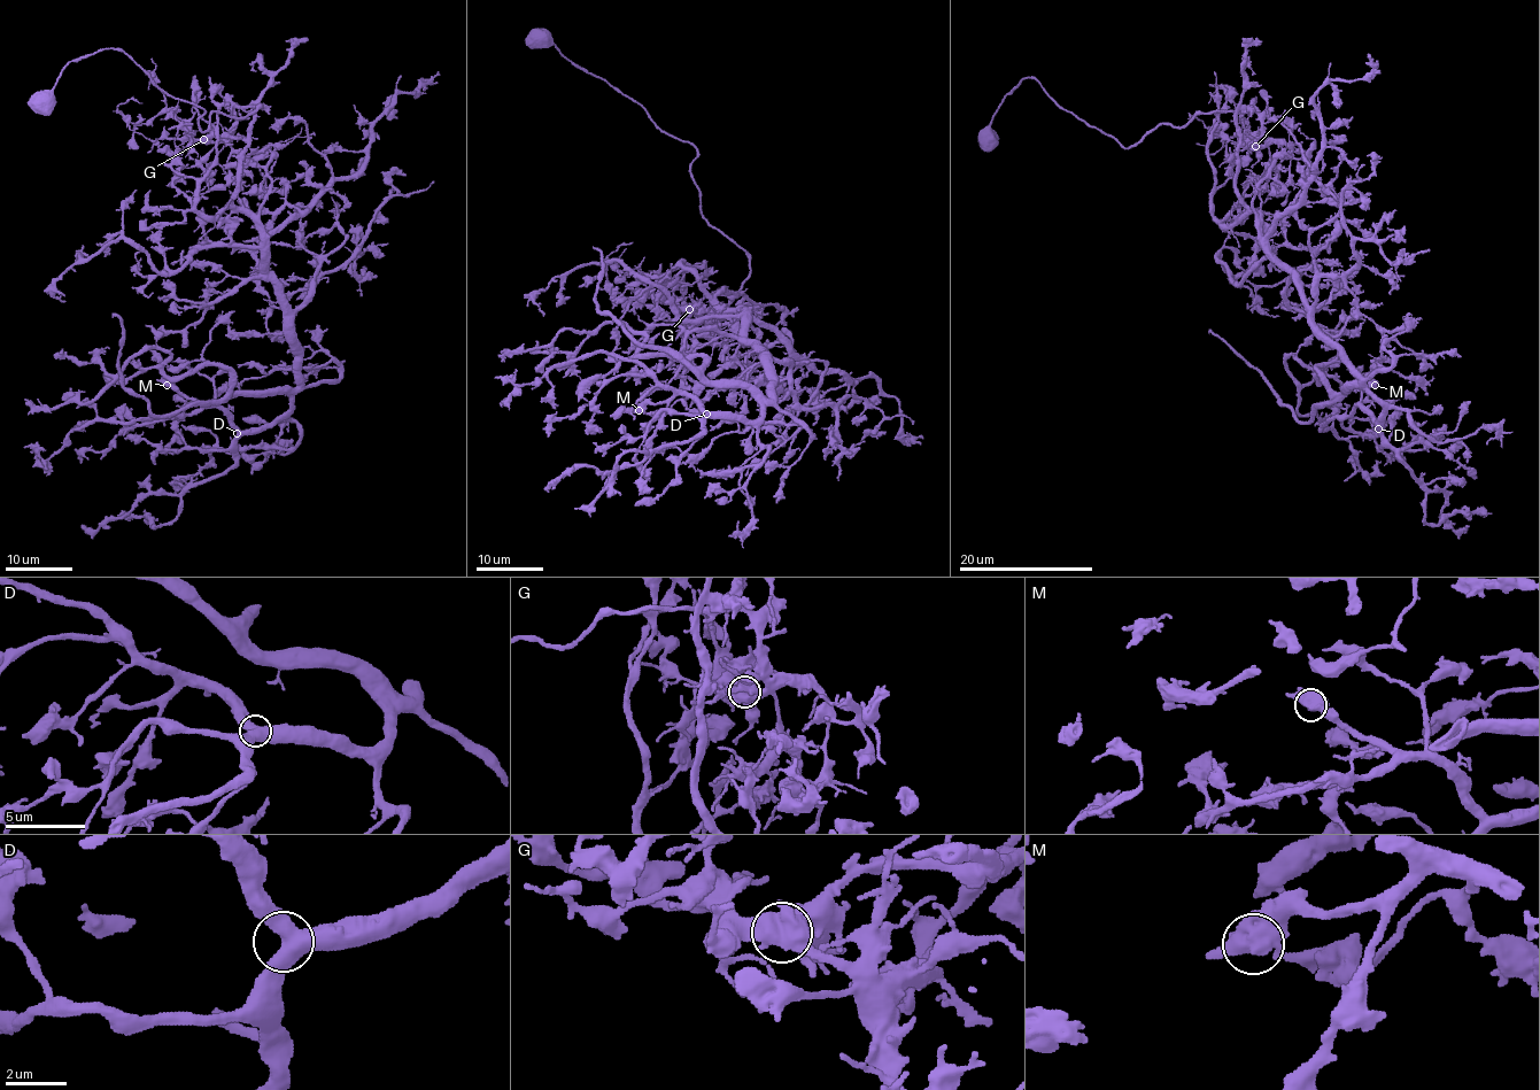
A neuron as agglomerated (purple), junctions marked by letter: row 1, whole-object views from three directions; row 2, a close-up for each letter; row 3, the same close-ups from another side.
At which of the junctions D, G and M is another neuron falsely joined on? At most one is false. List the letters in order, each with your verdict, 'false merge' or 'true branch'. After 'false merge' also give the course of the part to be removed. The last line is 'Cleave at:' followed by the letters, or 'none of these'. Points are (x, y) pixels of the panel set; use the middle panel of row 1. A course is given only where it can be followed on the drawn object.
D: true branch
G: false merge; course (690, 310), (721, 319), (750, 272), (748, 255), (704, 217), (690, 167), (697, 151), (539, 32), (532, 36)
M: true branch
Cleave at: G

